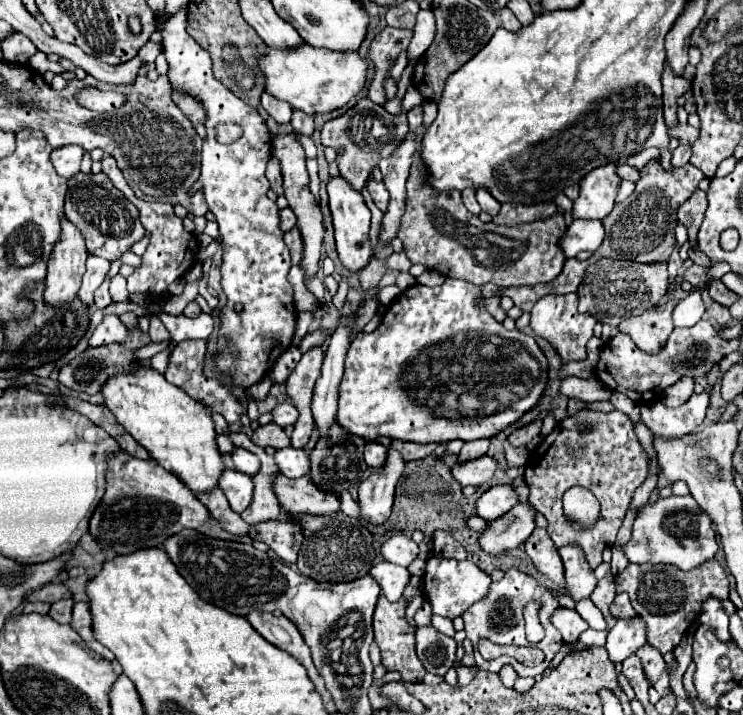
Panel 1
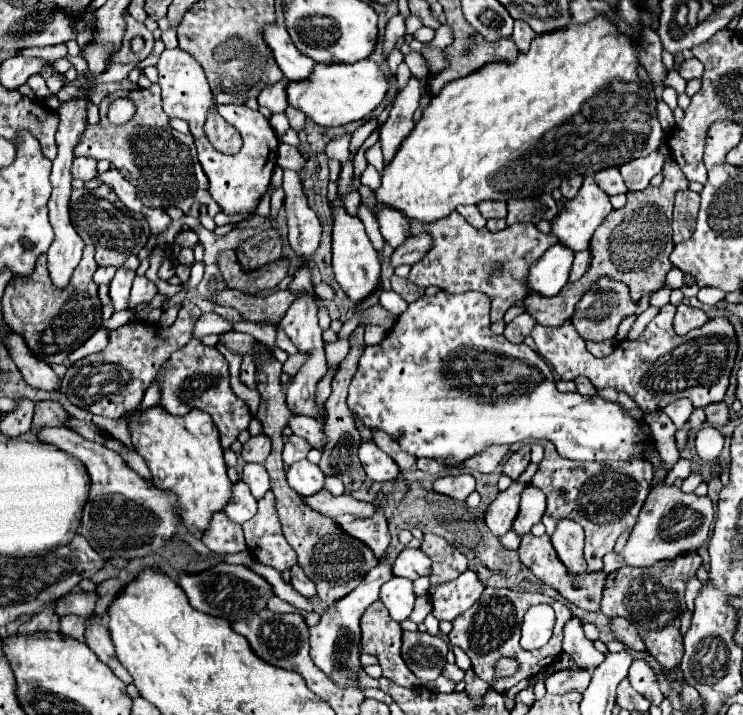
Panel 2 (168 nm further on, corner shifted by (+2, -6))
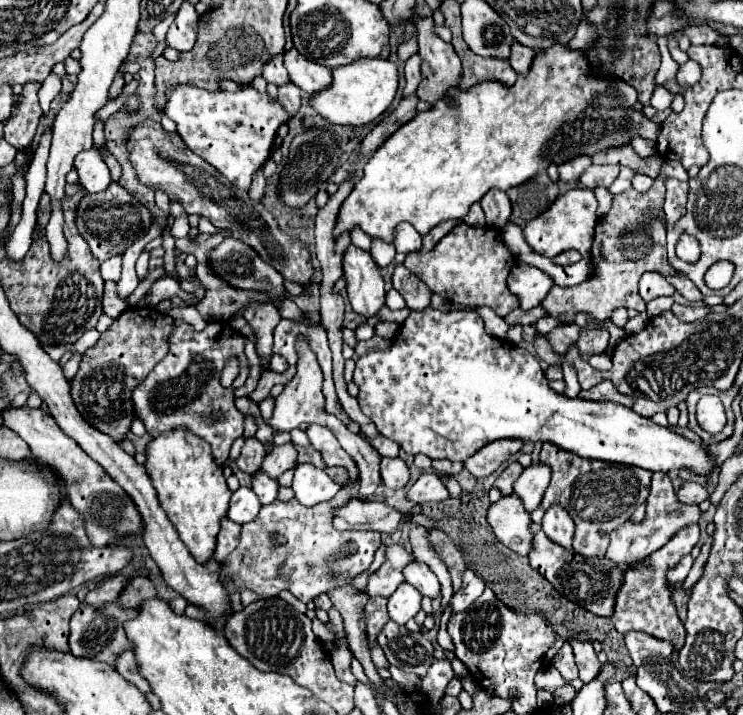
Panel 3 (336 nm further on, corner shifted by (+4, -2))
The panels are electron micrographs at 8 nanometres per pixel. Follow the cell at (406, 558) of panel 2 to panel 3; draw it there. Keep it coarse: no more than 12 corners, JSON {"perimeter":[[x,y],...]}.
{"perimeter":[[421,560],[405,566],[403,576],[423,596],[439,596],[435,572]]}

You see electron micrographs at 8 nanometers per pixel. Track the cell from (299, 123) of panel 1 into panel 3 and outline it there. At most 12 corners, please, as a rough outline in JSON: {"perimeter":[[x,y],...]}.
{"perimeter":[[295,84],[279,88],[279,104],[295,116],[301,90]]}

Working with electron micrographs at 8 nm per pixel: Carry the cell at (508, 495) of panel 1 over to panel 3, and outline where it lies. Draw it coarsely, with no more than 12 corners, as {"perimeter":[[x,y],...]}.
{"perimeter":[[515,494],[487,510],[487,522],[501,544],[529,554],[531,516]]}

